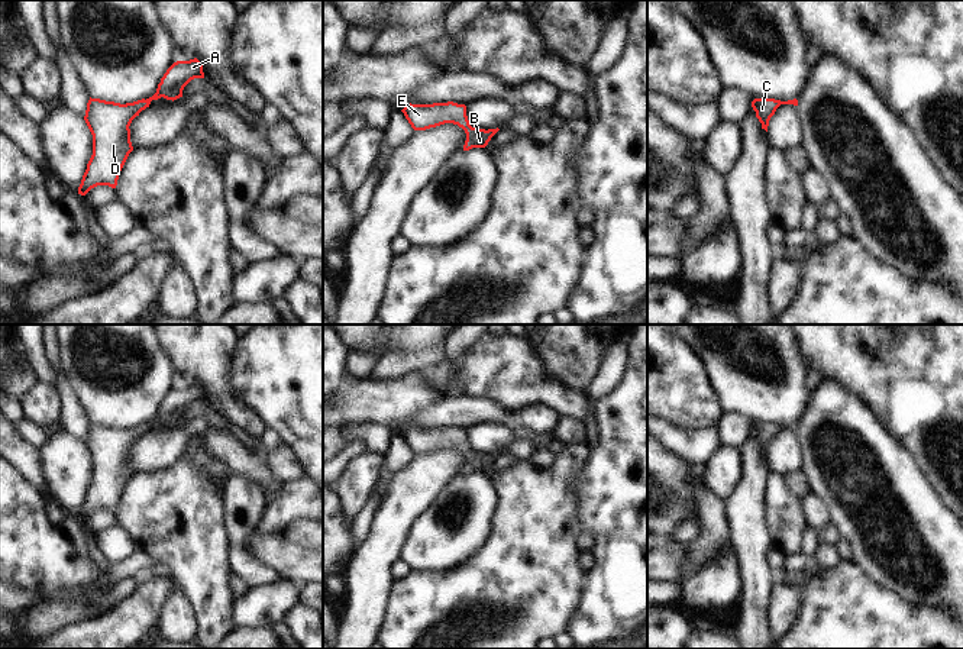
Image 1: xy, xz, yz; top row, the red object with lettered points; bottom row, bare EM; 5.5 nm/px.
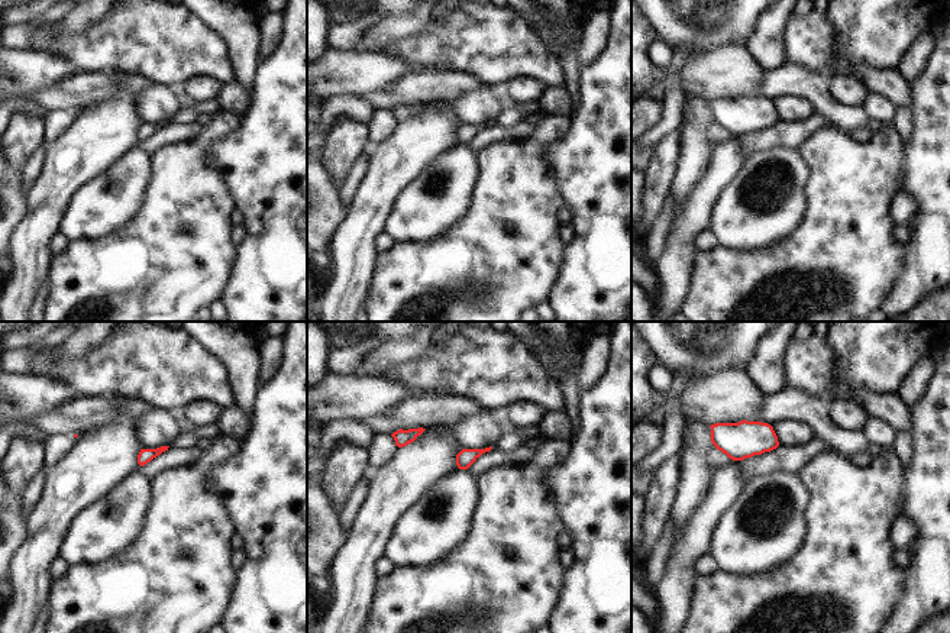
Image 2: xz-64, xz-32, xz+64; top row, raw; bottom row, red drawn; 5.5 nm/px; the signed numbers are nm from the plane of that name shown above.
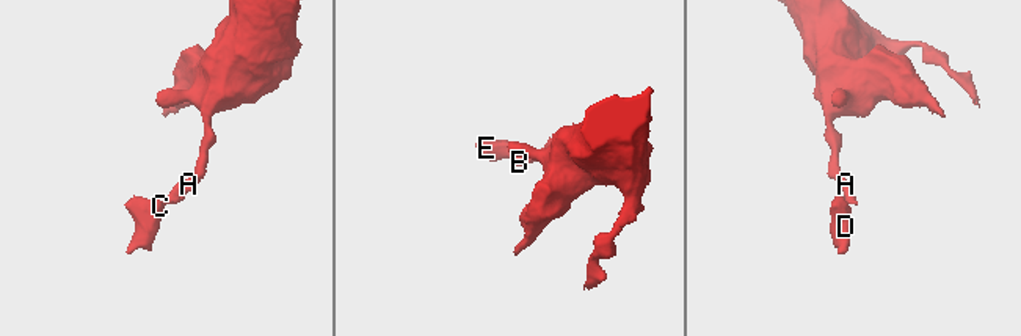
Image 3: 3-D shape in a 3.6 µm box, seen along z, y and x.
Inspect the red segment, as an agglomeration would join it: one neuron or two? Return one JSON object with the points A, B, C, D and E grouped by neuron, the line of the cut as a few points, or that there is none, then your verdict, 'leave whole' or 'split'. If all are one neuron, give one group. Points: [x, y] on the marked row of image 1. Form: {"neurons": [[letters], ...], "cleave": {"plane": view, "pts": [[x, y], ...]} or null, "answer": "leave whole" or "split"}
{"neurons": [["A", "B", "C", "D", "E"]], "cleave": null, "answer": "leave whole"}

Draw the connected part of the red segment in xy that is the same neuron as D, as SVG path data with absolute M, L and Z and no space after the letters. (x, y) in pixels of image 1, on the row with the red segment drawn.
M197 58L174 62L161 78L156 93L146 100L120 104L90 97L84 120L93 135L93 155L78 194L85 196L97 185L116 188L120 171L133 151L129 129L132 120L149 107L152 100L164 97L174 101L182 97L184 87L194 78L204 78Z

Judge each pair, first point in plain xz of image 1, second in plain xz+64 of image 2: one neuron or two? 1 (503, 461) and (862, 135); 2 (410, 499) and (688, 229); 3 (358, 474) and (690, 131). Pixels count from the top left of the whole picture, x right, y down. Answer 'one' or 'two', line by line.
1: one
2: one
3: two

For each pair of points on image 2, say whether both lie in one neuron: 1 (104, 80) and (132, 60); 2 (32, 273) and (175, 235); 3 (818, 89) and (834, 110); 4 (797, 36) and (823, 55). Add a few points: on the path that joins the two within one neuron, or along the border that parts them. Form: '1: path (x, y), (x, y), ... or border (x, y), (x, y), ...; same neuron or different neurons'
1: border (113, 71), (78, 73); different neurons
2: border (52, 257), (47, 277); different neurons
3: path (818, 94), (829, 105); same neuron
4: path (803, 36), (817, 51); same neuron

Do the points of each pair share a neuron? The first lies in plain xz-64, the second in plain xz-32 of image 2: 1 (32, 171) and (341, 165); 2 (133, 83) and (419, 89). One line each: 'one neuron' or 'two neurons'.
1: two neurons
2: one neuron

